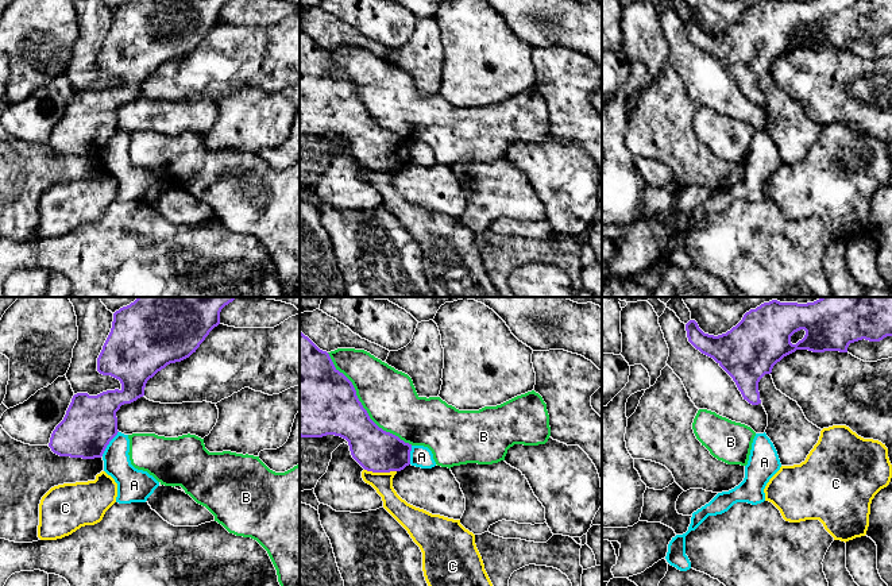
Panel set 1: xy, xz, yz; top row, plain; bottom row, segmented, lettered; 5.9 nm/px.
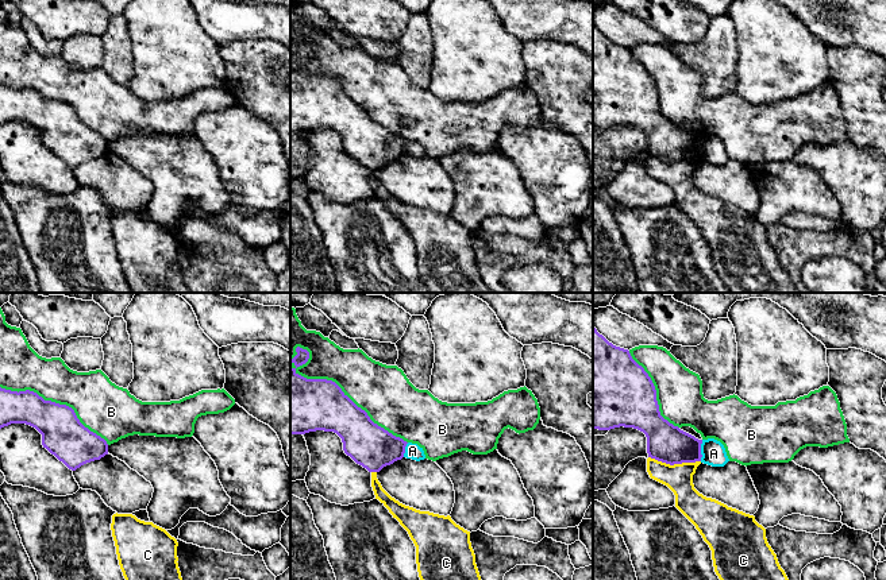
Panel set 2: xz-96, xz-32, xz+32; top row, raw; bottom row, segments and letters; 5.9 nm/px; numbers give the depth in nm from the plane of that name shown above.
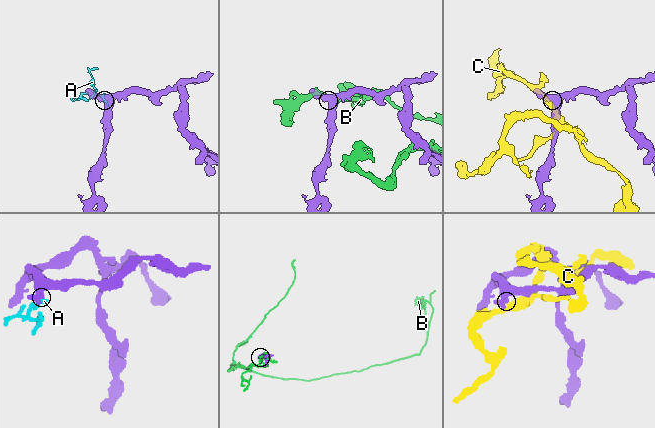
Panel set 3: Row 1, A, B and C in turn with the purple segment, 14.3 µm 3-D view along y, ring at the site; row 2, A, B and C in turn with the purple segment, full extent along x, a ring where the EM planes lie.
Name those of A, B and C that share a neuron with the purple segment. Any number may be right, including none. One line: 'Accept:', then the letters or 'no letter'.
Accept: no letter

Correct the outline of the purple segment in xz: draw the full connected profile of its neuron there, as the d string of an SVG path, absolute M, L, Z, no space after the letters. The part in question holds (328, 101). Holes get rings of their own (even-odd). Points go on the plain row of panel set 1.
M300 28L300 134L323 135L335 132L345 136L352 155L367 169L390 170L401 169L410 162L412 142L398 134L379 126L368 113L356 93L352 80L340 70L329 51L320 47L308 34Z

